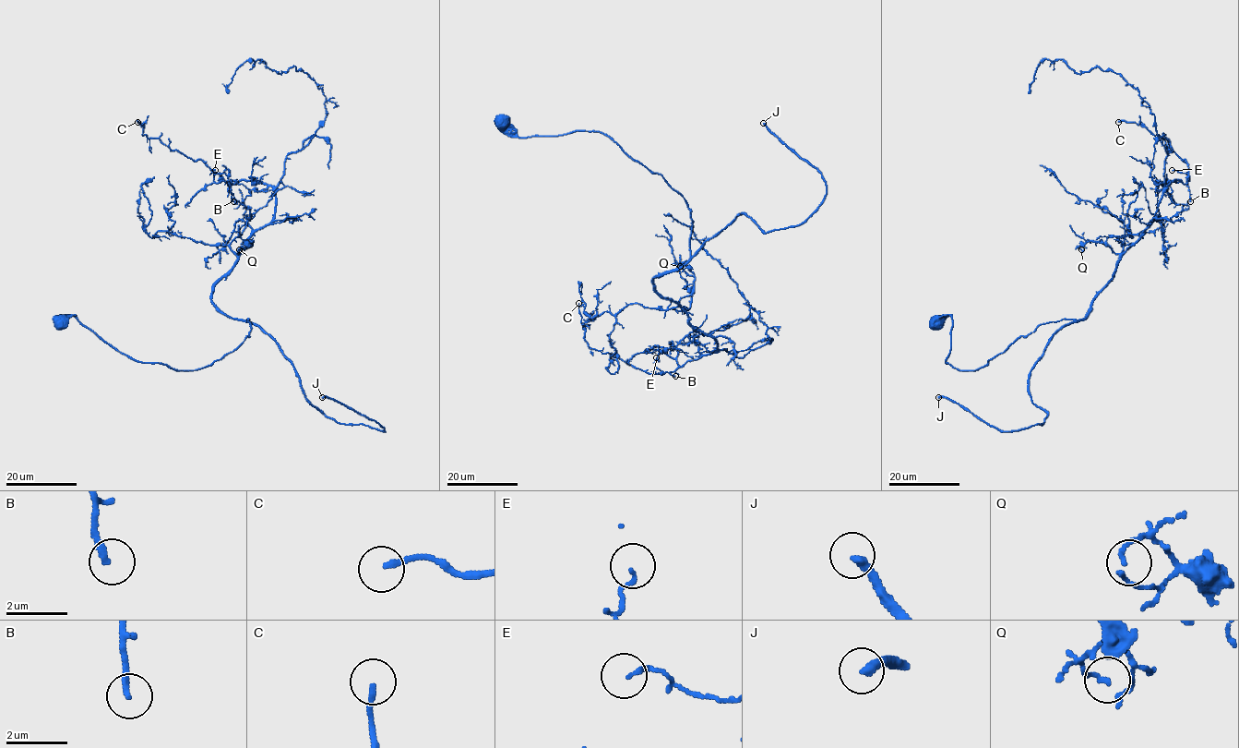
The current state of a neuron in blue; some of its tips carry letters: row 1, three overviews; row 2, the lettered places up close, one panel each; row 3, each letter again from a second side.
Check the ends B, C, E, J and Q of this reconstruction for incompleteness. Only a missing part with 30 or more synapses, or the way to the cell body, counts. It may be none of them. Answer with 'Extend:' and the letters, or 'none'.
Extend: B, J

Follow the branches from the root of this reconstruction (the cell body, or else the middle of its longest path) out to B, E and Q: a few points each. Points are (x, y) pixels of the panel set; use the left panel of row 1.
B: (61, 322), (177, 370), (234, 350), (251, 325), (211, 290), (275, 190), (241, 180), (233, 201)
E: (61, 322), (74, 314), (177, 370), (248, 336), (211, 290), (271, 221), (275, 190), (215, 170)
Q: (61, 322), (74, 314), (137, 361), (209, 366), (251, 329), (211, 300), (212, 287), (253, 241), (239, 249)

